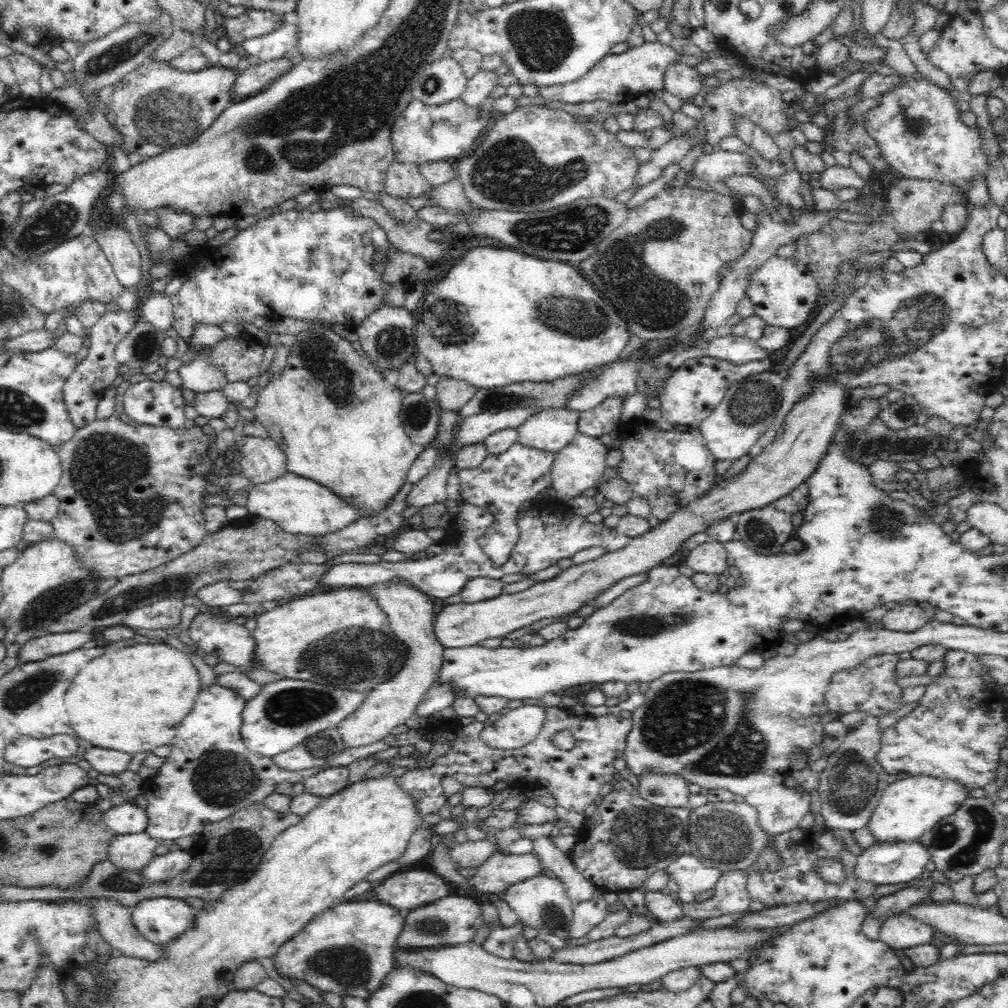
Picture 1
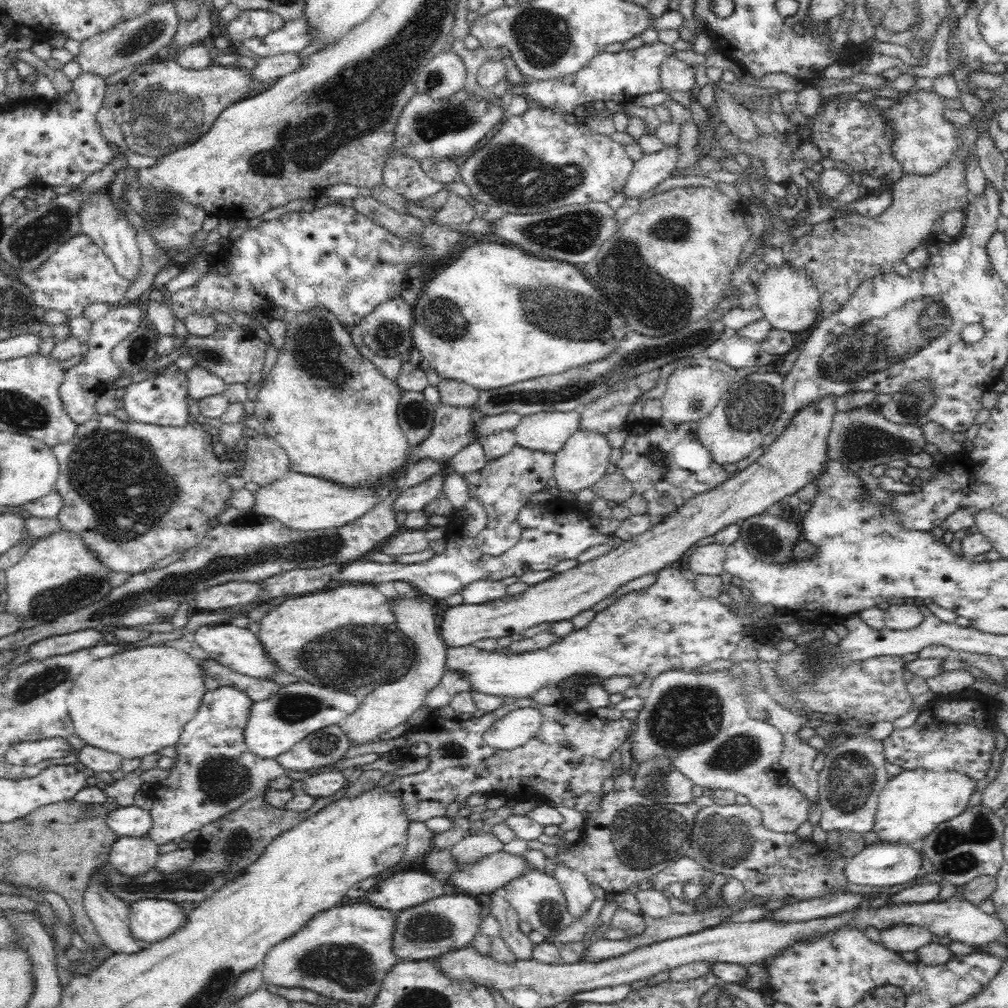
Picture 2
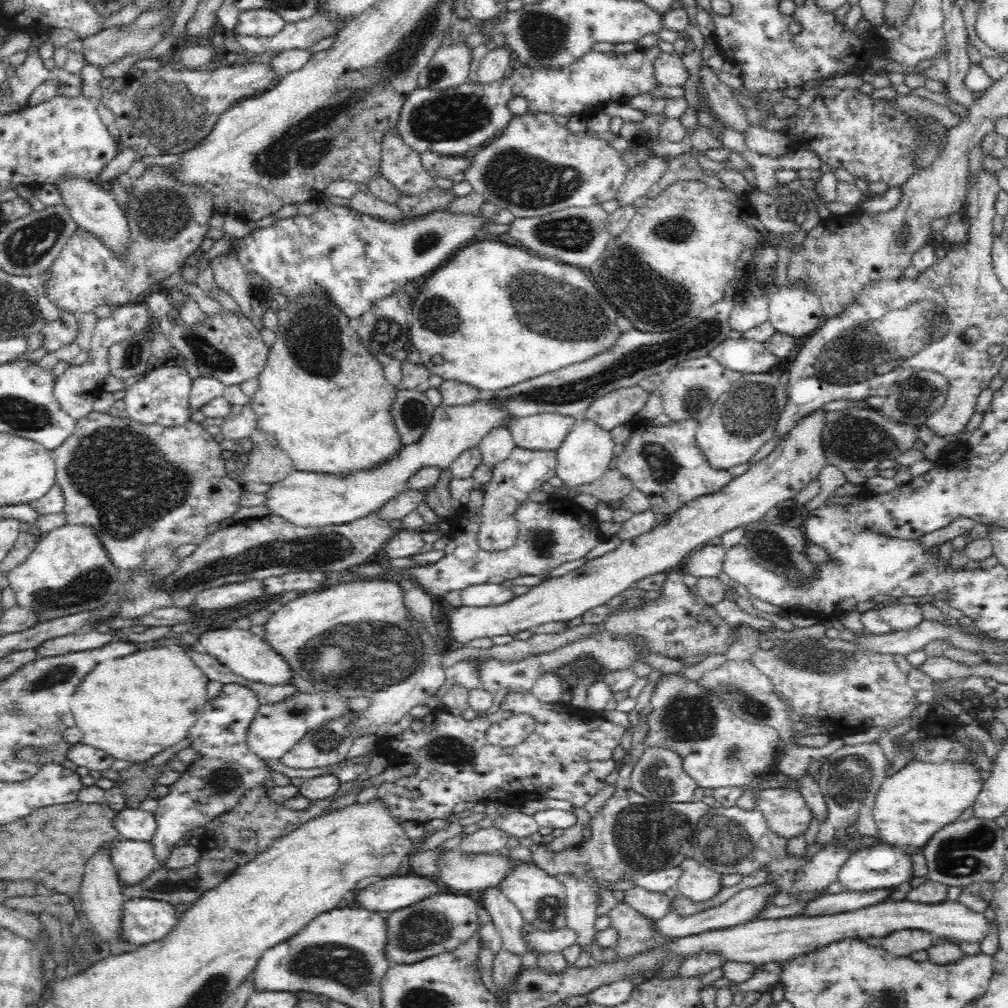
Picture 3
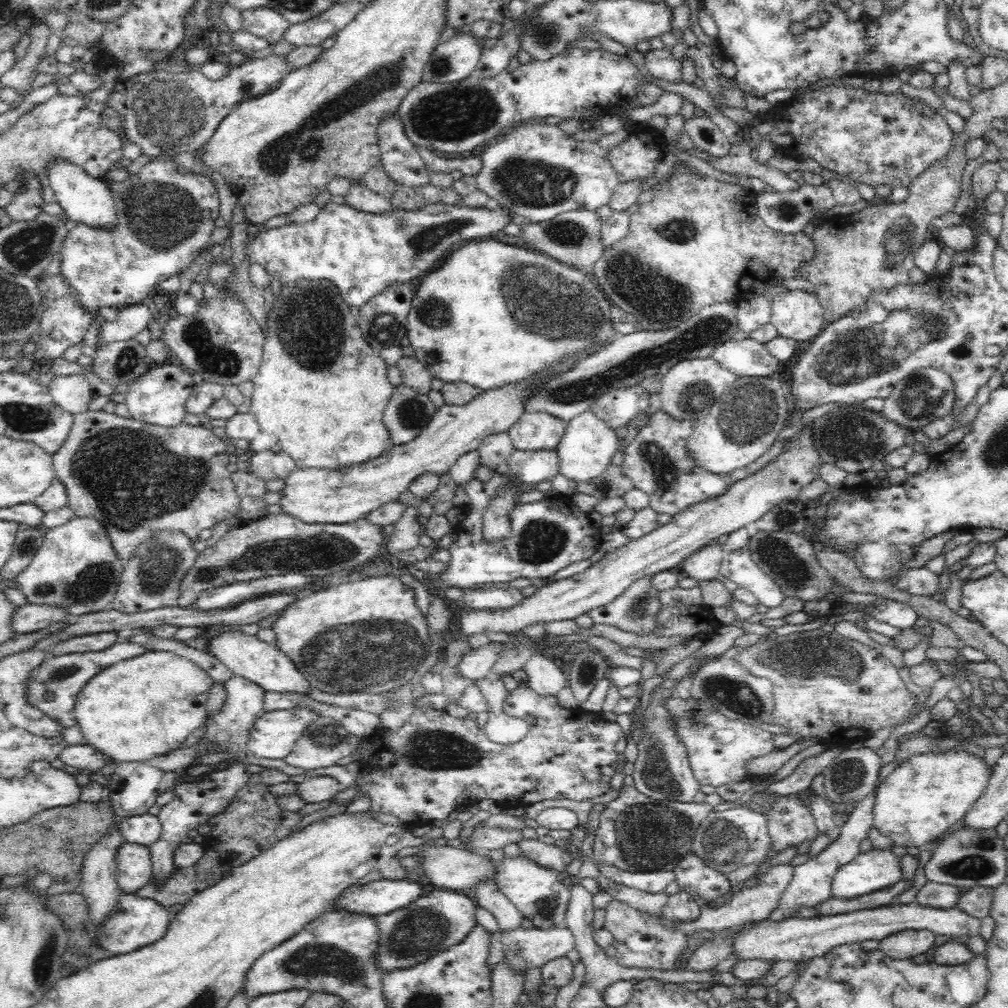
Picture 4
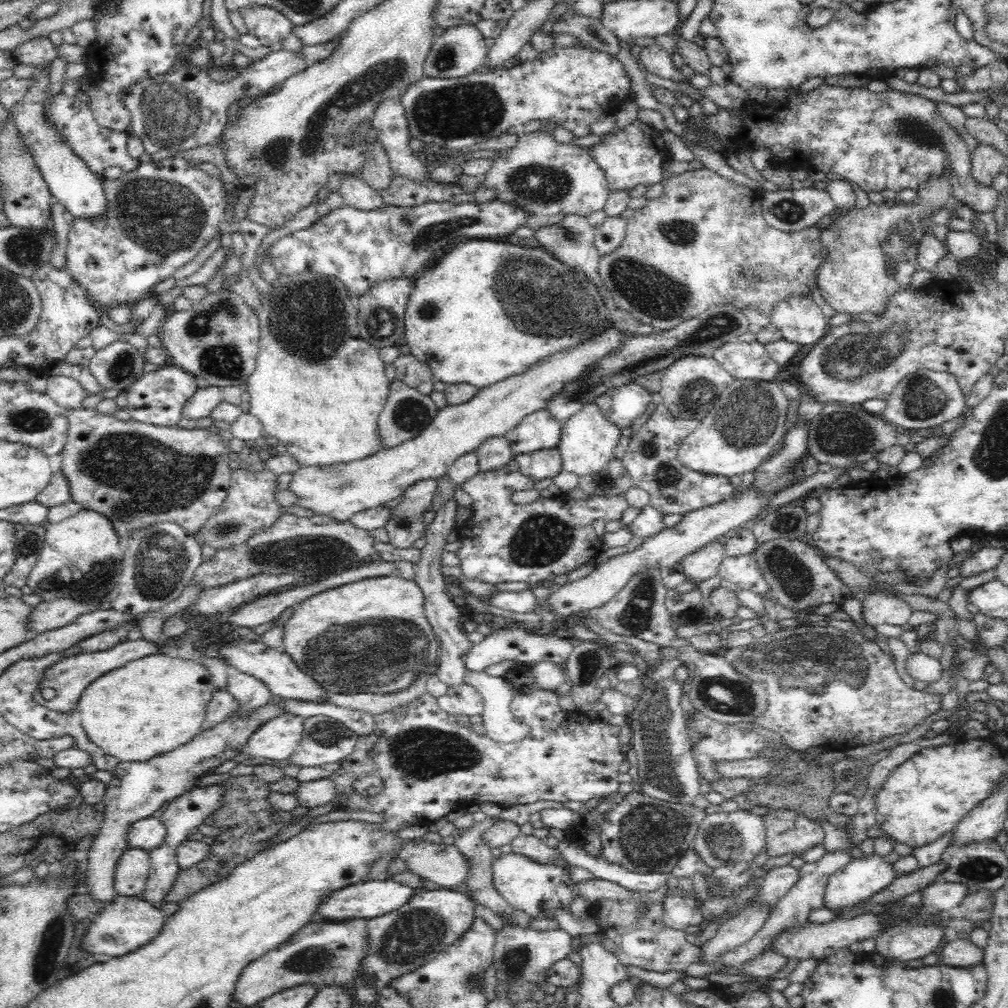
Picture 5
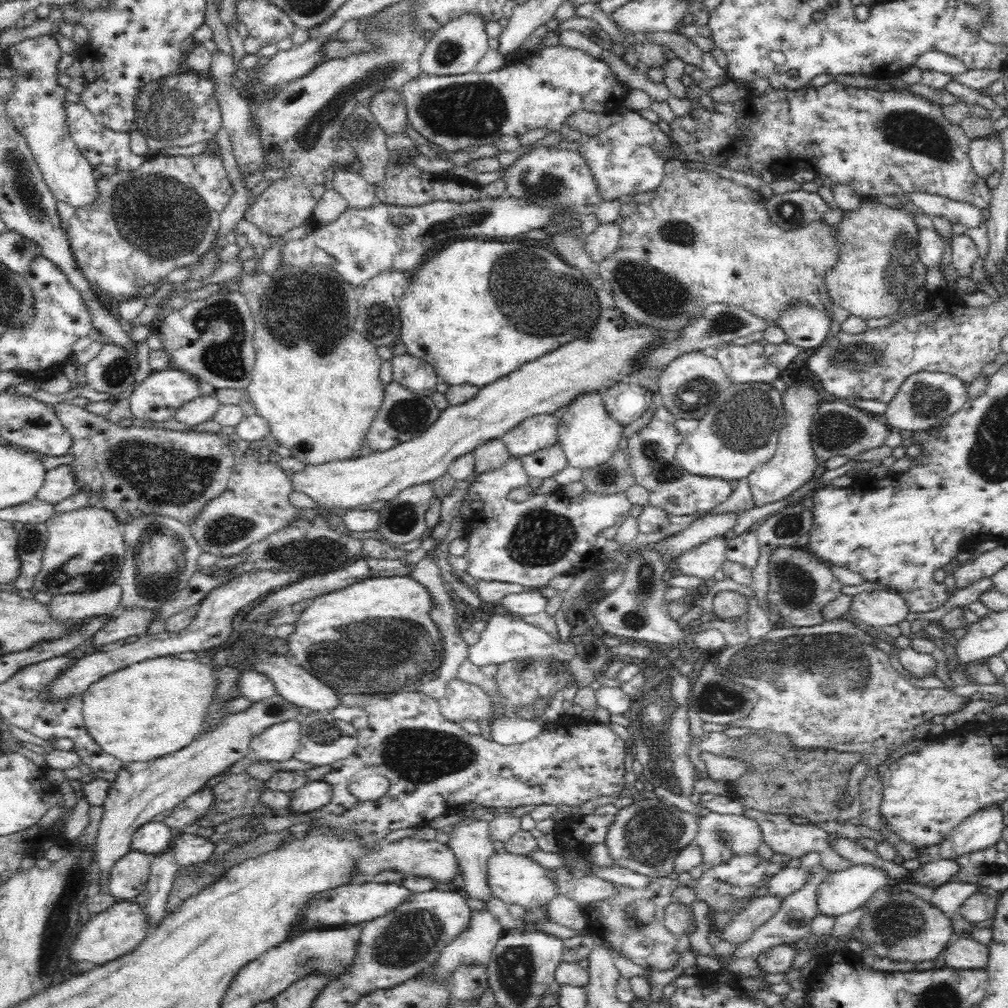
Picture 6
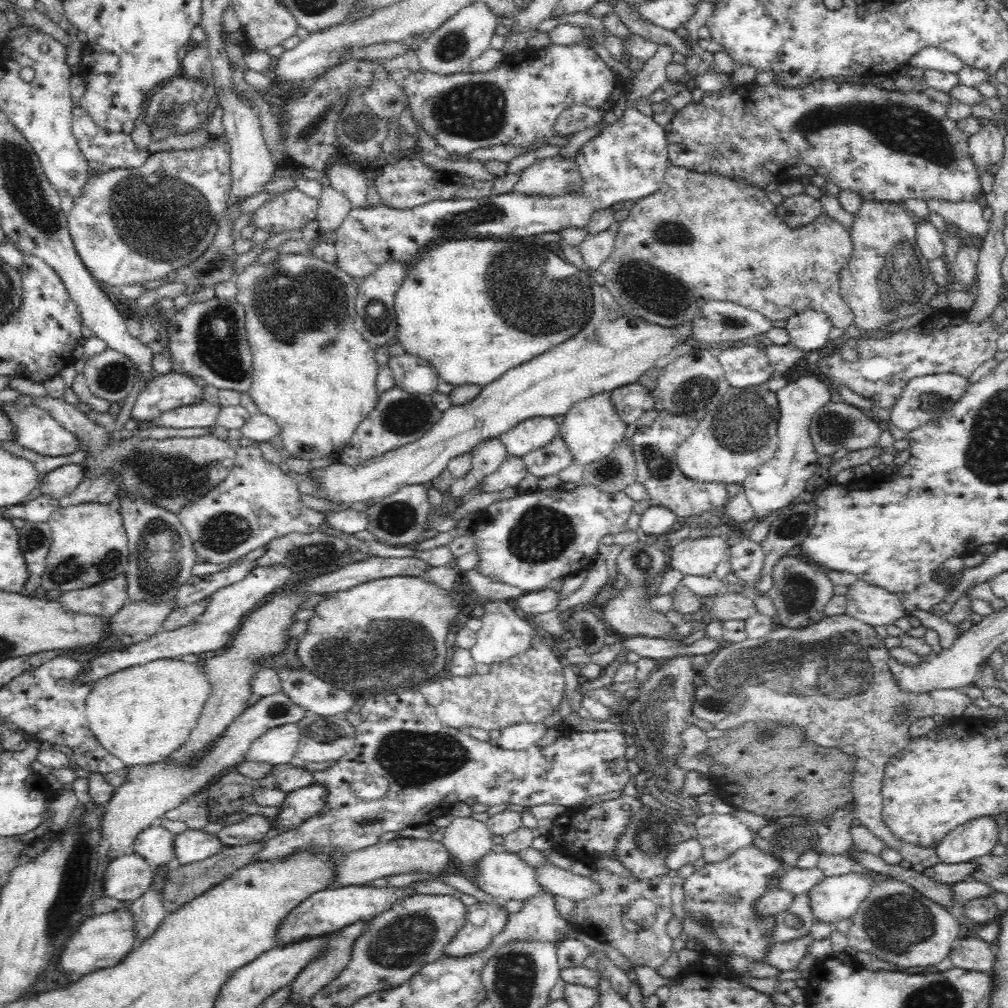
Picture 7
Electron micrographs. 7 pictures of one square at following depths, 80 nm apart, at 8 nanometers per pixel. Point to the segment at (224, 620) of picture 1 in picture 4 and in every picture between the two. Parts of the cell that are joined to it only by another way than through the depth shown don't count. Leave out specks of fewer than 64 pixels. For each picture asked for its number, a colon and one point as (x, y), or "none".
2: (238, 648)
3: (243, 652)
4: (245, 655)

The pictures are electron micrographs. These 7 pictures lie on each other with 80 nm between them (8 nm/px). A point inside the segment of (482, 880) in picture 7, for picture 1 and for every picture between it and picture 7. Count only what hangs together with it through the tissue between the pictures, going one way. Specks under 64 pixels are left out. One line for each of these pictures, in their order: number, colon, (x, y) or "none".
1: (542, 902)
2: (537, 898)
3: (540, 898)
4: (542, 896)
5: (539, 890)
6: (514, 879)

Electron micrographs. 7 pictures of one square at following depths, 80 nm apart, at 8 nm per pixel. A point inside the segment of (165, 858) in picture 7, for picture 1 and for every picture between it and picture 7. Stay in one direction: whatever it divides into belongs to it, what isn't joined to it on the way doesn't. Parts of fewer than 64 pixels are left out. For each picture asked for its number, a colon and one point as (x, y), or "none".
1: (127, 818)
2: (132, 820)
3: (131, 823)
4: (144, 829)
5: (149, 833)
6: (153, 838)

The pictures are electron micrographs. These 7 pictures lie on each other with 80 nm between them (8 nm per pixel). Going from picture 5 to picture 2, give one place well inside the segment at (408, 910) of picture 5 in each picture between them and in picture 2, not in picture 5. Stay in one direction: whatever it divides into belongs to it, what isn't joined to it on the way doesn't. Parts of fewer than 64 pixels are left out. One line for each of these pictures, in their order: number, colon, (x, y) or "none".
2: (449, 922)
3: (441, 923)
4: (433, 923)

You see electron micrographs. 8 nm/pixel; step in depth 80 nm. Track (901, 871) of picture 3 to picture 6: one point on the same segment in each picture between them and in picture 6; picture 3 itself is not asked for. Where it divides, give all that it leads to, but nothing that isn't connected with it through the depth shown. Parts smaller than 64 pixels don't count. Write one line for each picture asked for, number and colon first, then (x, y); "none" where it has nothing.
4: (868, 872)
5: (858, 881)
6: (843, 891)

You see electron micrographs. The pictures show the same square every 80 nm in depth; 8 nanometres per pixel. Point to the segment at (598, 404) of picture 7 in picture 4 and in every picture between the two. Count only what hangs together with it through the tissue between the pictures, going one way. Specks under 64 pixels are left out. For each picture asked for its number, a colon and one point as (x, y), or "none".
4: (587, 446)
5: (587, 443)
6: (588, 436)

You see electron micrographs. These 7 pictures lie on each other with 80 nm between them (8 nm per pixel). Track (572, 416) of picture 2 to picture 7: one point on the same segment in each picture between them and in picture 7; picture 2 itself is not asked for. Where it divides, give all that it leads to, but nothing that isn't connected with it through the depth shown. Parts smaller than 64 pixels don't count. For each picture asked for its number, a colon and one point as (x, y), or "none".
3: (545, 431)
4: (540, 431)
5: (539, 430)
6: (541, 431)
7: (533, 433)

